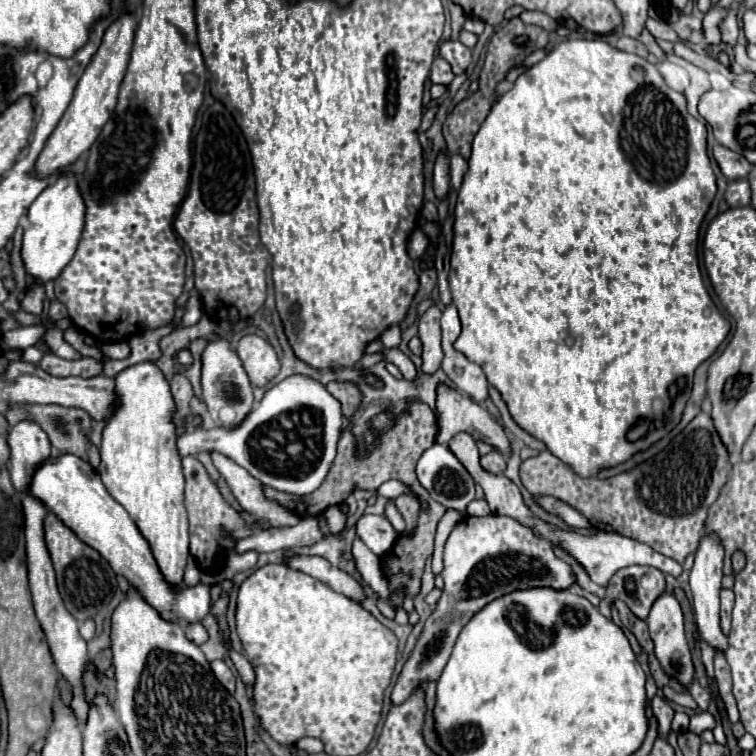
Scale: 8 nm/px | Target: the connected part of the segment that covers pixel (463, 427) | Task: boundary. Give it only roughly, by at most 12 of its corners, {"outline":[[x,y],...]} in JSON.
{"outline":[[438,390],[438,442],[468,432],[510,458],[506,430],[472,398]]}

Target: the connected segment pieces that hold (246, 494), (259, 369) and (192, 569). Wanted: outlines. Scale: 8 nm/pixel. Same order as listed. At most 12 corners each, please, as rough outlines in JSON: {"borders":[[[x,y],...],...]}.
{"borders":[[[220,452],[214,466],[248,514],[274,528],[300,516],[266,498],[262,482]],[[254,334],[236,352],[254,388],[266,386],[280,370],[268,340]],[[190,558],[184,574],[184,584],[196,586],[200,570],[194,558]]]}

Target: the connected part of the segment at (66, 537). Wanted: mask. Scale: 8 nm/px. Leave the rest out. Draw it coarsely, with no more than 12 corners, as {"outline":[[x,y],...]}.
{"outline":[[52,512],[44,520],[58,592],[84,622],[116,592],[116,574]]}

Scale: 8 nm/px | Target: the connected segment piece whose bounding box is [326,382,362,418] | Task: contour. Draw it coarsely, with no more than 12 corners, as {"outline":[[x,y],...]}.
{"outline":[[330,382],[326,390],[350,418],[362,398],[350,382]]}

